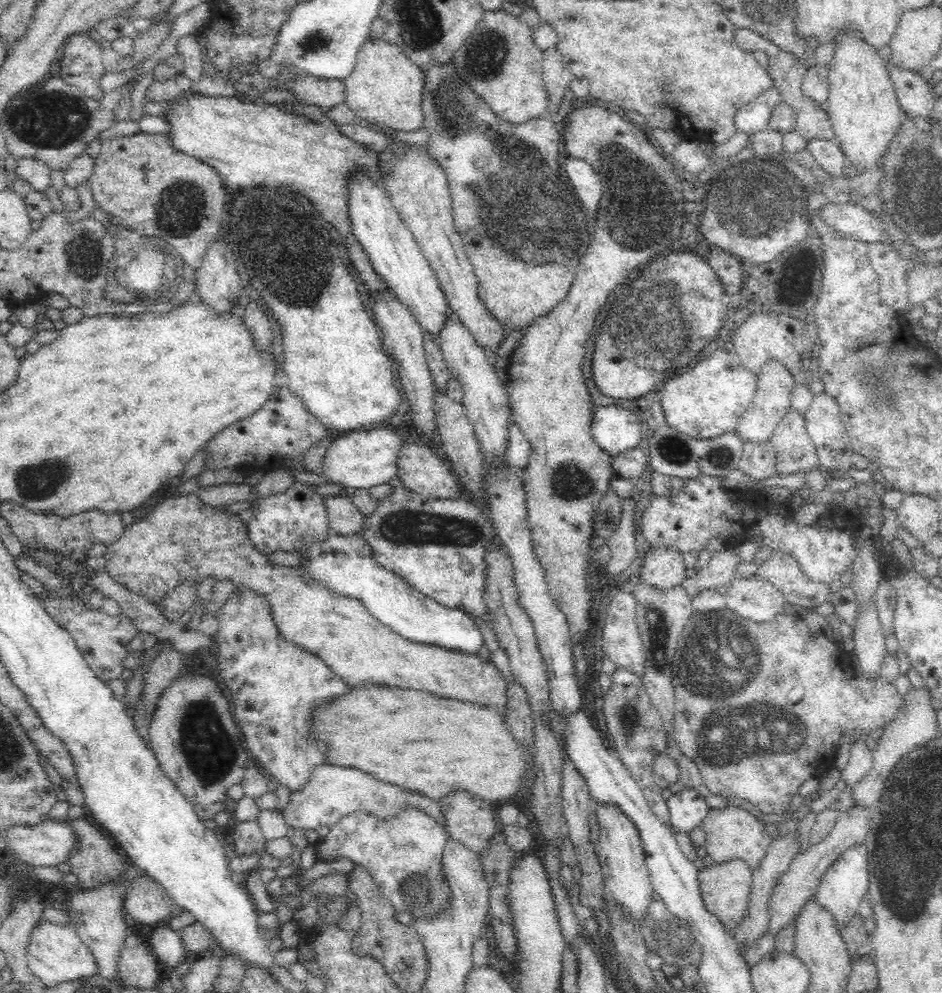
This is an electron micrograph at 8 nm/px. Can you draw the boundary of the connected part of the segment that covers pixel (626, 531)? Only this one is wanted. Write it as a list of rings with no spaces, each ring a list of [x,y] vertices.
[[[632,496],[621,499],[620,518],[606,543],[611,550],[608,570],[614,576],[626,570],[636,557],[636,500]]]

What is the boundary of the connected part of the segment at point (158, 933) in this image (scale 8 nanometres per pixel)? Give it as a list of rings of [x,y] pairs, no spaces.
[[[168,921],[153,925],[150,948],[160,965],[165,965],[167,969],[173,969],[185,959],[186,952],[182,946],[179,931],[170,928]]]

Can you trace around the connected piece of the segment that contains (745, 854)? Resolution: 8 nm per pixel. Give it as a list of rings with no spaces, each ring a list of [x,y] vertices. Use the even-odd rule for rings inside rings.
[[[736,805],[709,809],[700,828],[706,837],[704,846],[707,854],[715,863],[726,862],[730,858],[741,858],[756,870],[772,841],[770,834],[765,831],[765,824],[748,810]]]

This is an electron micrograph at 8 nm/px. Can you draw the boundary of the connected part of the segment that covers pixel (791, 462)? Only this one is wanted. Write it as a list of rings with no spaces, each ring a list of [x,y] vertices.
[[[791,406],[780,419],[770,438],[776,451],[774,474],[808,472],[819,465],[815,442],[805,427],[805,413]]]

